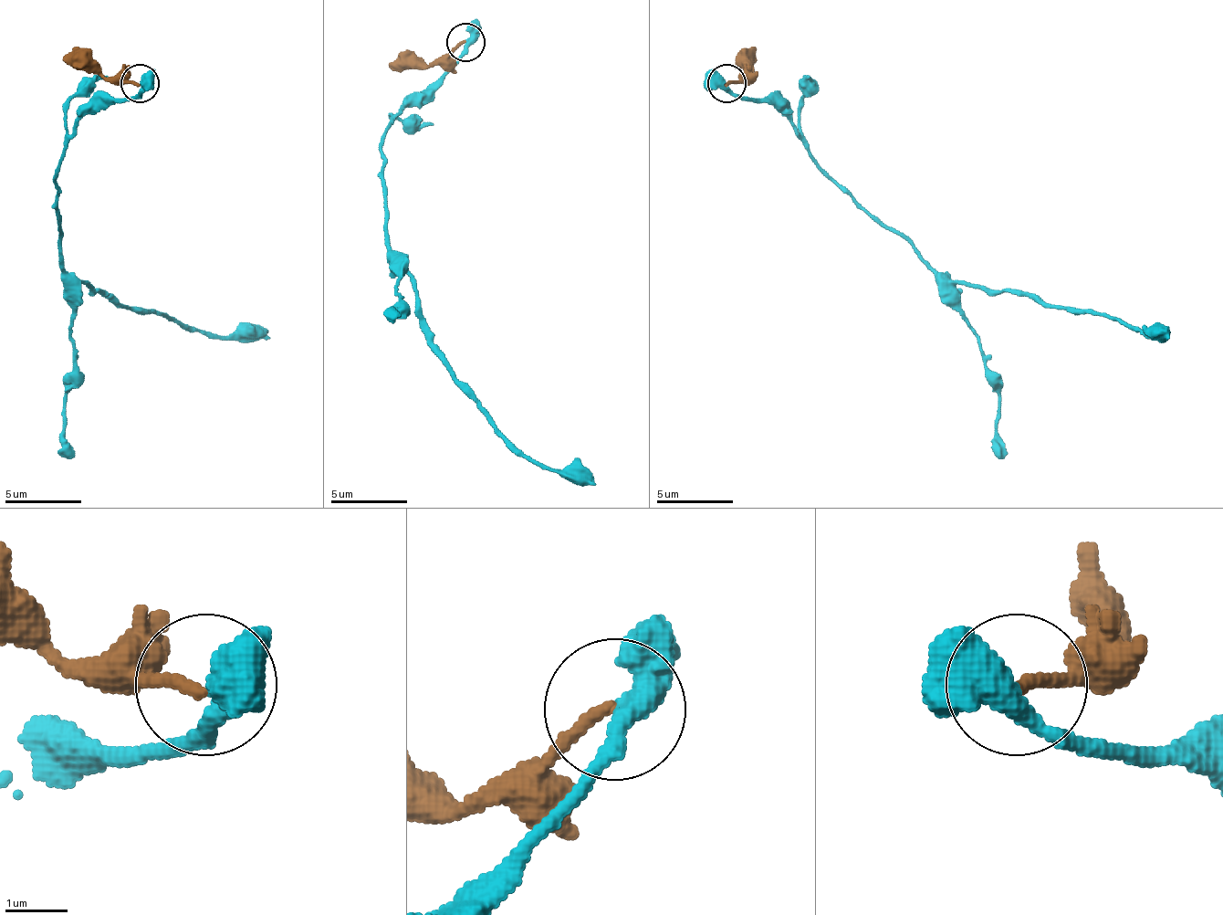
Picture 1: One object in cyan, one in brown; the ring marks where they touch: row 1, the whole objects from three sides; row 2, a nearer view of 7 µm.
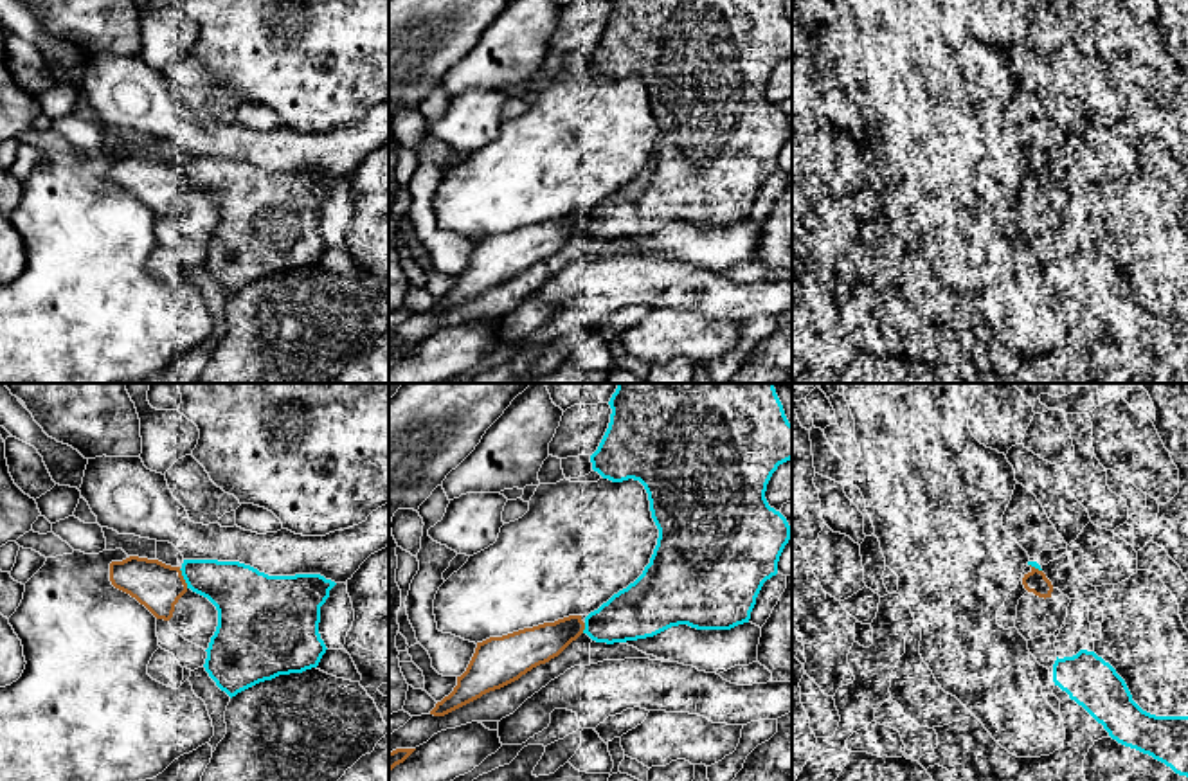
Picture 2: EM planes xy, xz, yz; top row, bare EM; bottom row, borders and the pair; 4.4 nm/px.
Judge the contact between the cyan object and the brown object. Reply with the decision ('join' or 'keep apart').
keep apart

